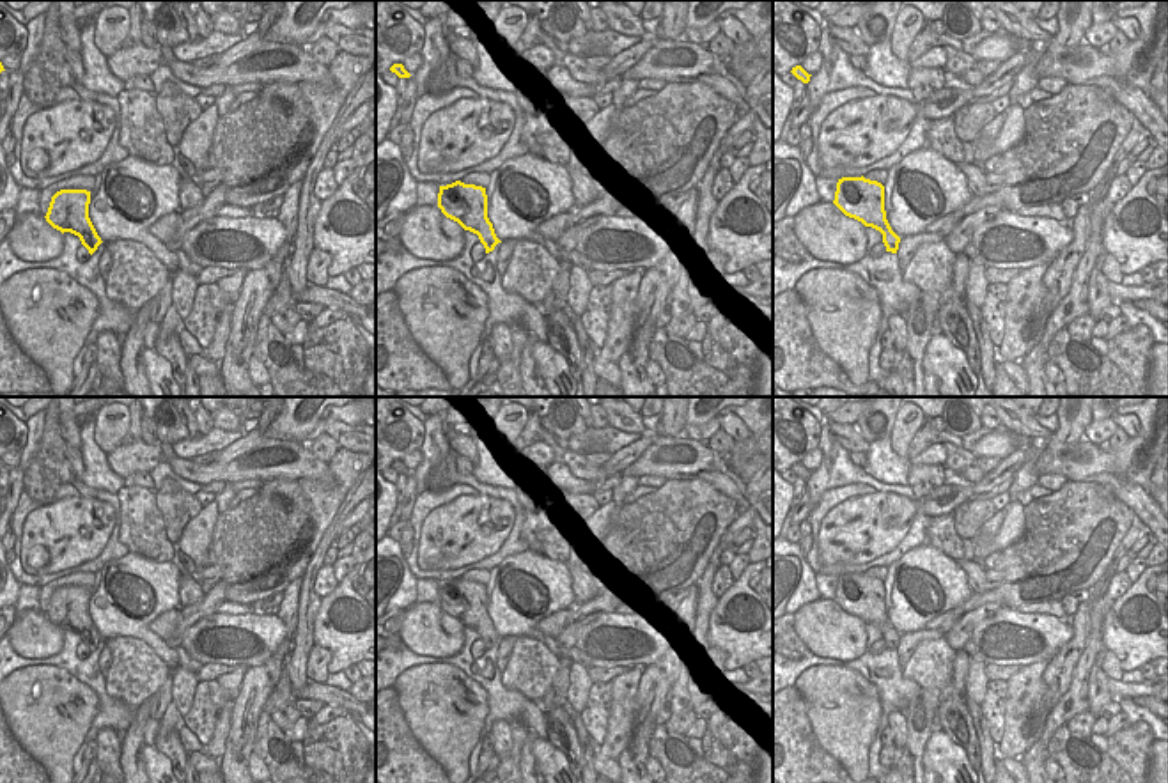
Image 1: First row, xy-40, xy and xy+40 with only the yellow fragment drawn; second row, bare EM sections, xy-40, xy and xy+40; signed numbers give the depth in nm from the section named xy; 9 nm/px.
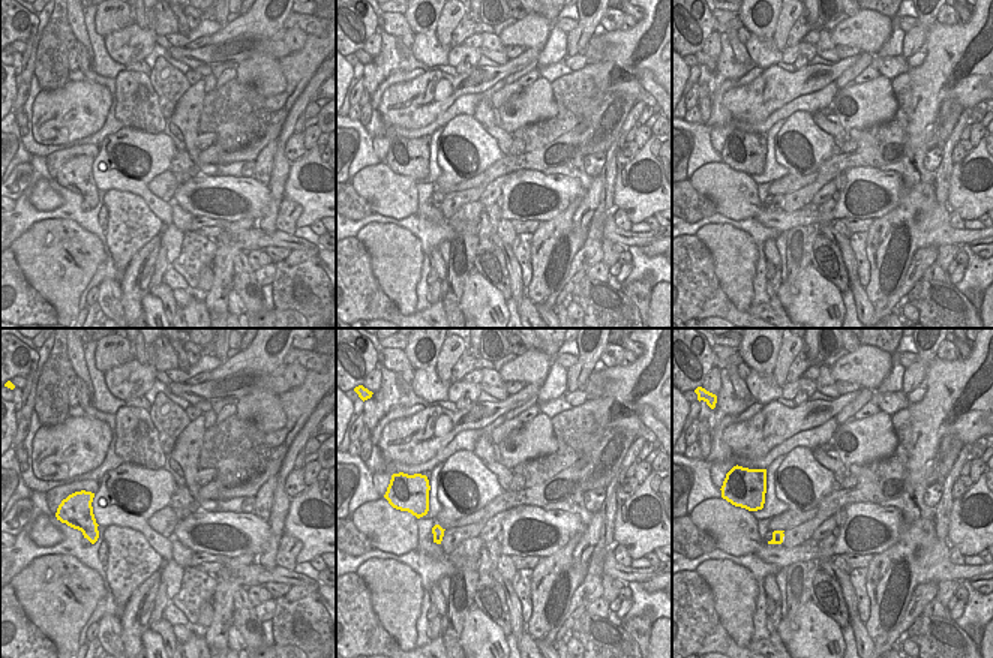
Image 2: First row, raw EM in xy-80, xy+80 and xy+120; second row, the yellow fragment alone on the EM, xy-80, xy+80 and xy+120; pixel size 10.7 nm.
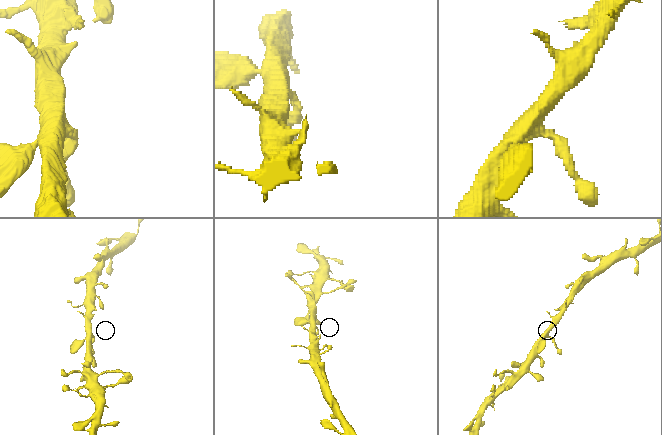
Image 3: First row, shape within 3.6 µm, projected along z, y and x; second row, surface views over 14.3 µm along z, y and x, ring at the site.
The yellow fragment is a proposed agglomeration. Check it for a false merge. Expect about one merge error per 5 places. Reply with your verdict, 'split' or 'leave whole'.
leave whole

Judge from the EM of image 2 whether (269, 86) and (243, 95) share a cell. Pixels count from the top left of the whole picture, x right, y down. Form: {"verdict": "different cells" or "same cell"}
{"verdict": "different cells"}

